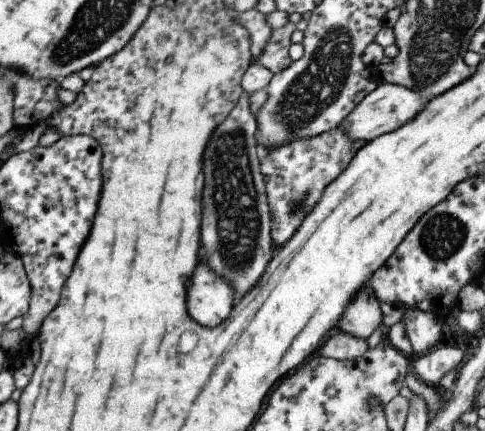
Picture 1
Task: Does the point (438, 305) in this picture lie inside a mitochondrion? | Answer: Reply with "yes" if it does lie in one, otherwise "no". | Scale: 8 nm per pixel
no

